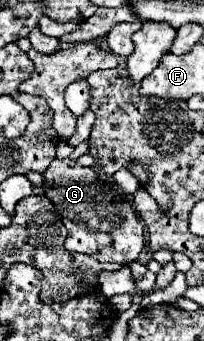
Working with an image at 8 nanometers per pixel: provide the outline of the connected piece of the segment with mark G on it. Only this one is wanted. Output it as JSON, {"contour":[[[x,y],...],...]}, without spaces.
{"contour":[[[72,158],[52,160],[44,176],[44,196],[56,206],[62,224],[68,230],[64,248],[70,252],[88,254],[98,262],[130,264],[144,250],[144,226],[138,220],[126,196],[108,180],[102,180],[94,168],[80,166]]]}

